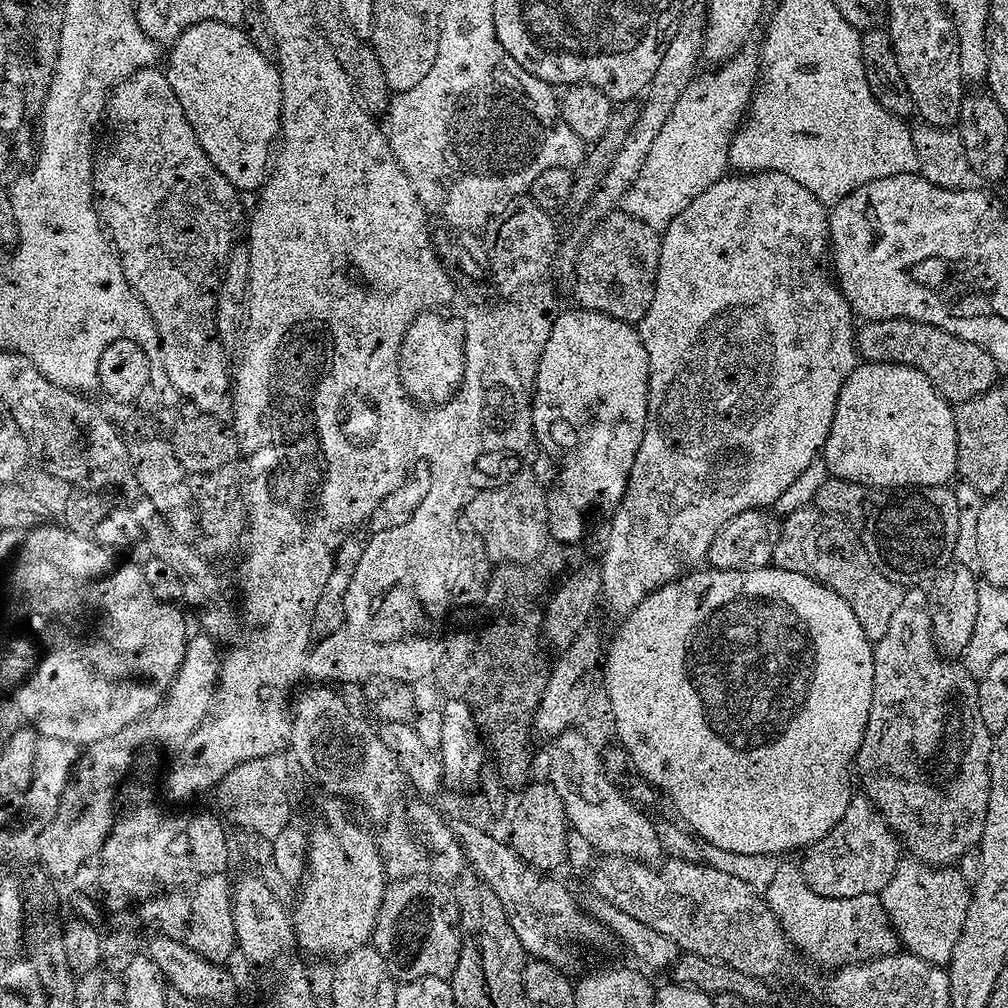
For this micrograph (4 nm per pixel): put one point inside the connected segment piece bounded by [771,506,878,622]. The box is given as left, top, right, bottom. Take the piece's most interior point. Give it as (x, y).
(811, 542)

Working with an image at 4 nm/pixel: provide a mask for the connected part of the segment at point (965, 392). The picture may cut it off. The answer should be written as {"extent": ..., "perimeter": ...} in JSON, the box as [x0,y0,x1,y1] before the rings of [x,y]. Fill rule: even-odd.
{"extent":[855,318,998,405],"perimeter":[[[890,318],[889,320],[870,320],[855,329],[856,350],[861,361],[869,364],[901,364],[910,366],[922,374],[945,400],[953,405],[966,402],[998,382],[998,365],[989,352],[982,350],[974,342],[966,342],[941,328],[926,322]]]}

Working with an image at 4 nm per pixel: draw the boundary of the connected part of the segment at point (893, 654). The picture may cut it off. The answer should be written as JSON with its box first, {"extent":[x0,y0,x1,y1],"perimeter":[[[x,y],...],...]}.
{"extent":[854,586,994,866],"perimeter":[[[912,586],[908,592],[891,609],[894,618],[890,623],[884,624],[884,633],[880,641],[875,641],[872,650],[872,701],[868,725],[860,748],[856,752],[854,772],[858,777],[858,784],[862,787],[863,795],[872,801],[872,806],[879,810],[884,820],[896,833],[901,845],[906,849],[909,857],[915,858],[924,864],[933,866],[952,866],[961,860],[967,852],[973,851],[982,838],[982,830],[986,826],[986,814],[990,806],[990,770],[992,769],[992,746],[994,733],[986,730],[986,722],[982,722],[982,710],[978,710],[978,680],[970,673],[963,663],[953,662],[945,658],[940,649],[936,647],[932,612],[928,609],[928,592],[923,587]]]}

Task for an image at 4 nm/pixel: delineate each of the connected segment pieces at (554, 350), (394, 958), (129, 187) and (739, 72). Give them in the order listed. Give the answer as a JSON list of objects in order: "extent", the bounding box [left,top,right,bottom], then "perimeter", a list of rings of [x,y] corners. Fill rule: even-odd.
[{"extent":[532,306,648,514],"perimeter":[[[572,306],[569,312],[564,312],[553,319],[550,338],[546,338],[546,346],[542,350],[542,358],[538,362],[536,371],[536,386],[532,390],[532,428],[536,431],[536,443],[542,449],[545,448],[556,459],[560,467],[559,487],[582,510],[592,512],[605,512],[611,514],[622,502],[626,494],[626,486],[630,478],[630,470],[634,466],[634,454],[638,454],[638,446],[642,446],[642,434],[646,430],[646,418],[648,417],[648,359],[646,358],[646,346],[642,346],[642,338],[639,331],[633,325],[622,322],[618,318],[610,318],[606,314],[591,312],[589,308]]]},{"extent":[370,876,461,982],"perimeter":[[[407,876],[401,880],[393,879],[385,887],[370,944],[381,954],[394,981],[403,982],[427,976],[451,977],[453,970],[458,966],[461,939],[460,908],[451,890],[444,885],[425,876]]]},{"extent":[92,66,240,414],"perimeter":[[[153,66],[138,70],[133,76],[127,76],[124,80],[113,85],[106,97],[106,120],[112,123],[112,145],[108,148],[108,156],[99,157],[98,163],[92,169],[92,194],[96,210],[100,214],[101,225],[106,229],[110,237],[110,243],[120,257],[120,265],[126,274],[126,282],[138,294],[138,298],[150,310],[150,318],[154,318],[154,326],[158,330],[158,338],[162,346],[162,362],[166,365],[166,374],[170,382],[174,382],[174,390],[185,400],[189,400],[191,406],[197,412],[216,414],[220,407],[225,407],[230,396],[230,368],[224,362],[225,353],[222,351],[220,339],[216,336],[216,291],[220,285],[220,274],[224,271],[224,263],[232,253],[233,244],[237,243],[236,227],[240,224],[240,200],[236,187],[220,173],[218,166],[206,158],[186,114],[182,110],[182,102],[178,102],[178,94],[170,86],[167,75],[159,72],[159,67]],[[180,204],[200,204],[200,228],[160,228],[160,216],[168,216],[176,212]]]},{"extent":[622,50,758,230],"perimeter":[[[745,50],[723,64],[713,67],[712,72],[697,75],[682,90],[682,98],[674,106],[670,118],[666,118],[666,126],[658,130],[658,138],[654,138],[654,146],[650,146],[650,154],[646,154],[646,162],[638,174],[638,178],[628,189],[622,201],[623,211],[629,212],[634,218],[646,222],[646,226],[663,230],[702,194],[714,182],[718,182],[729,171],[728,151],[732,145],[732,138],[736,129],[744,123],[748,111],[748,103],[752,100],[752,93],[756,90],[758,79],[758,60],[751,51]]]}]

